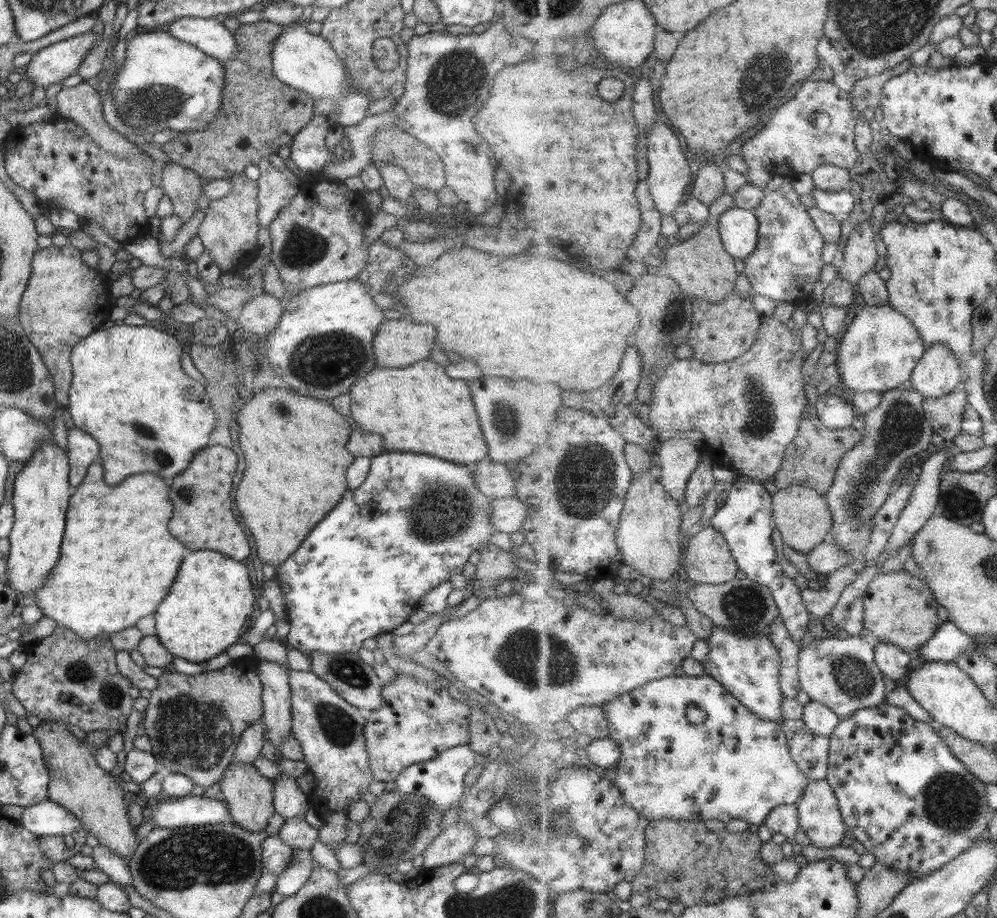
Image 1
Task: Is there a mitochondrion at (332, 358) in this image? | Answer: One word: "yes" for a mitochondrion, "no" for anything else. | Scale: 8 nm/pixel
yes

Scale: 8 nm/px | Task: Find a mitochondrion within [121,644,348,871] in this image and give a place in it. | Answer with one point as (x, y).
(195, 735)

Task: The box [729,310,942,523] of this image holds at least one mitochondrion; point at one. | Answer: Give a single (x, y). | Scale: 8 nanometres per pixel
(759, 421)

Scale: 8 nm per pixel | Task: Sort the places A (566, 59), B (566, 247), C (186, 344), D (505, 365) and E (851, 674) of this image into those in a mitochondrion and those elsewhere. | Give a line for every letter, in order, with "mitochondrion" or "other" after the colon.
A: other
B: other
C: other
D: other
E: mitochondrion

